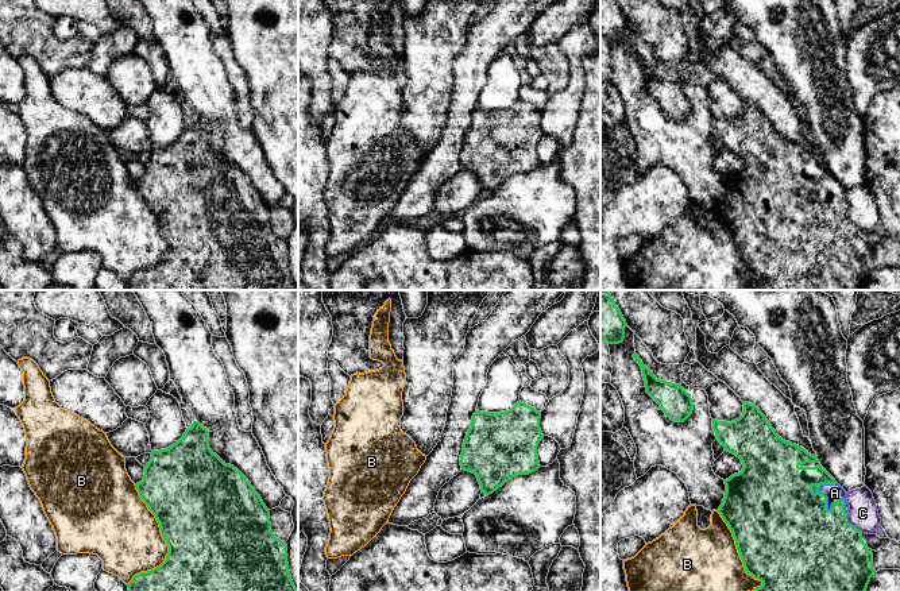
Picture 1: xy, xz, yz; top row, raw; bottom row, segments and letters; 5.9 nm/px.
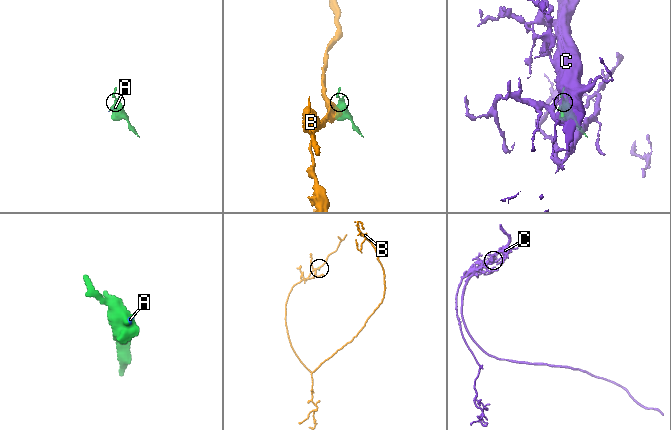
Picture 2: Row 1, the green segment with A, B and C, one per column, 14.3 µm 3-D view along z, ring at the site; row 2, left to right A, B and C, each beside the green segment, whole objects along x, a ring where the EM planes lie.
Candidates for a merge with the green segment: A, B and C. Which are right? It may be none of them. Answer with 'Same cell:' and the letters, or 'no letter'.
Same cell: A

